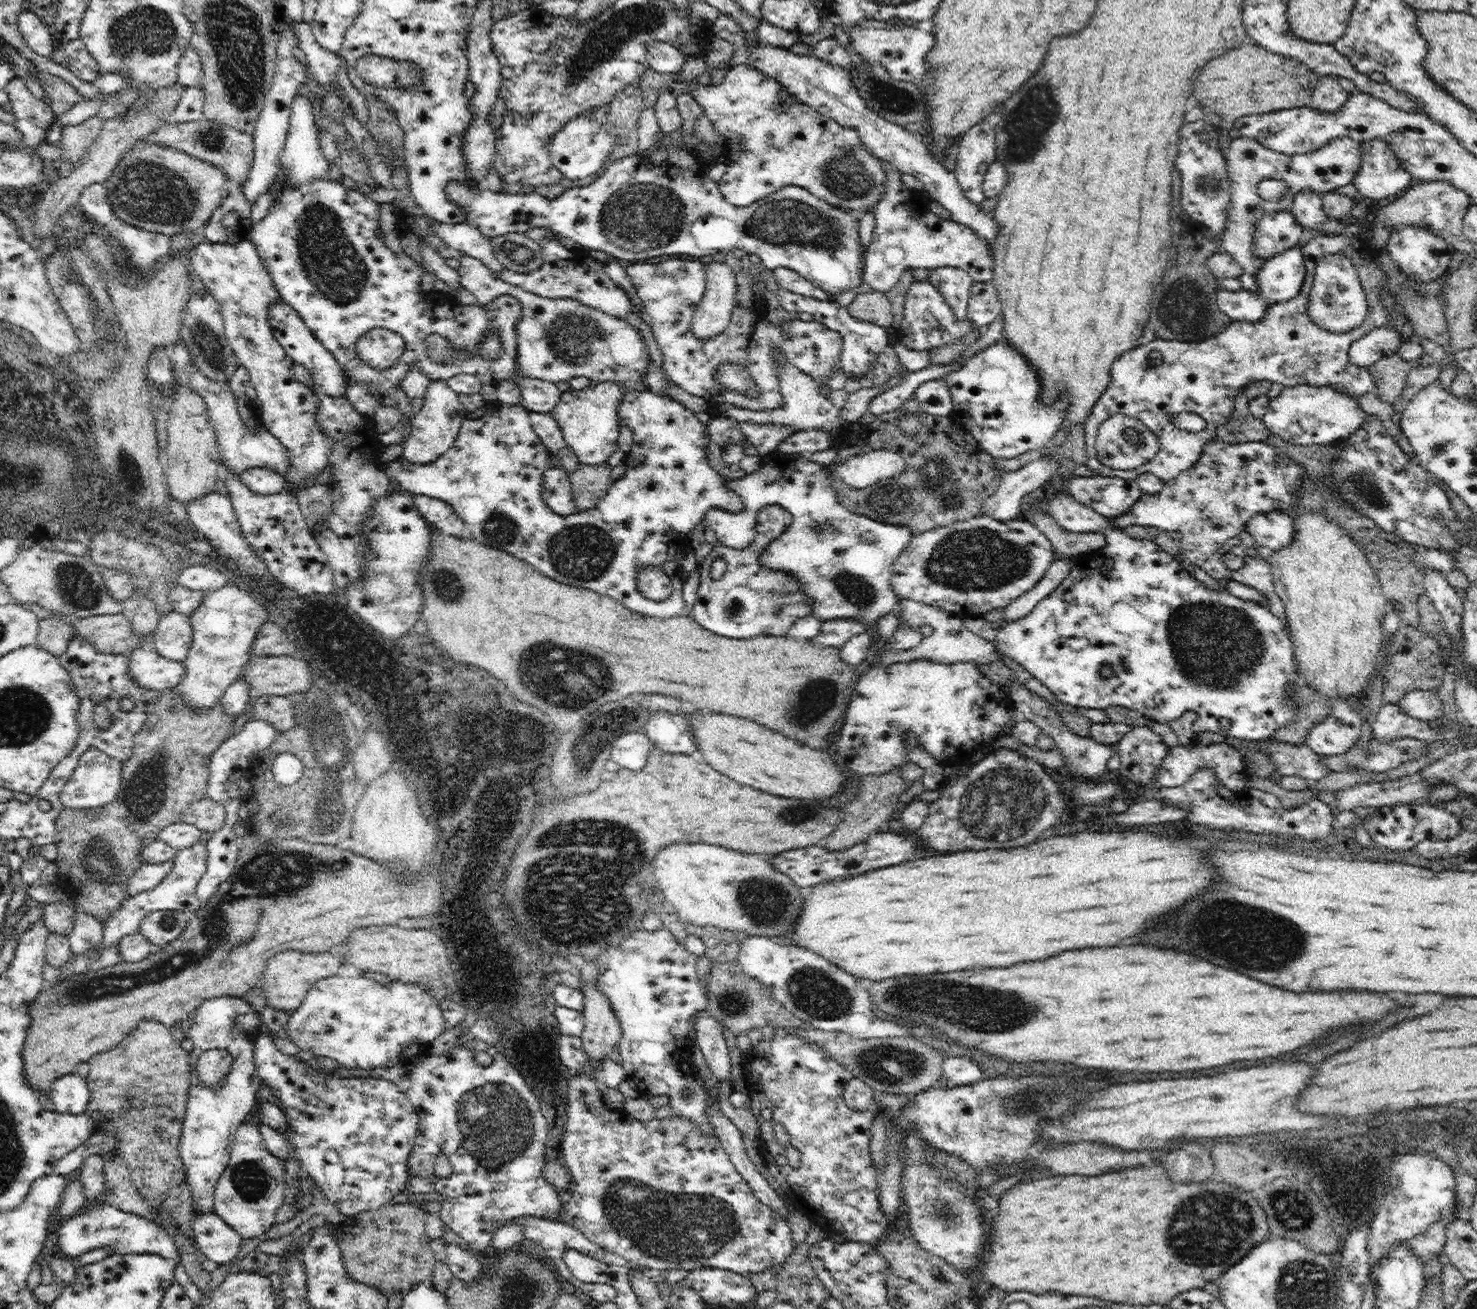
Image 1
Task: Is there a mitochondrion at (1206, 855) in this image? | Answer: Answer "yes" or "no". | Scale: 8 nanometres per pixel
no

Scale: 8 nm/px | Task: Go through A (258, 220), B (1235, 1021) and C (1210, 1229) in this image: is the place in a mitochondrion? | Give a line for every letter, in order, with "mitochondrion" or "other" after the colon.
A: other
B: other
C: mitochondrion

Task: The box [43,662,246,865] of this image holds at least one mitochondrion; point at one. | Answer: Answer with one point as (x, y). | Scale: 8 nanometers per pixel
(144, 793)

